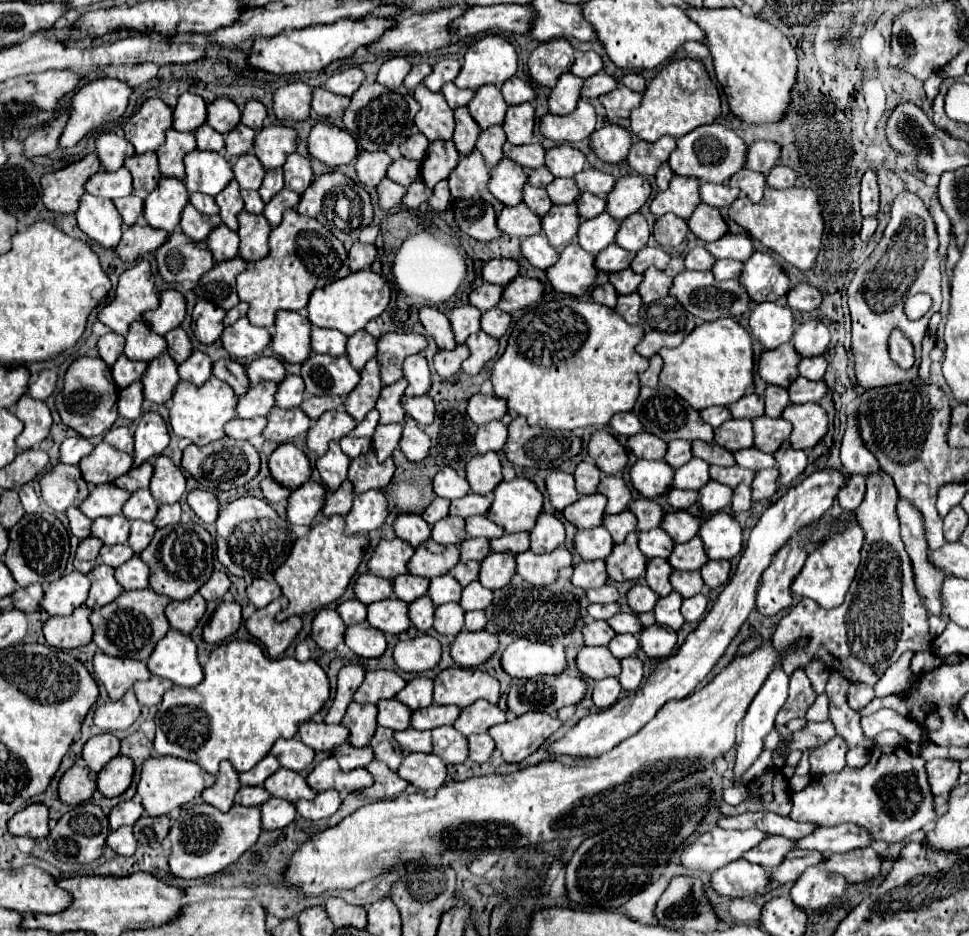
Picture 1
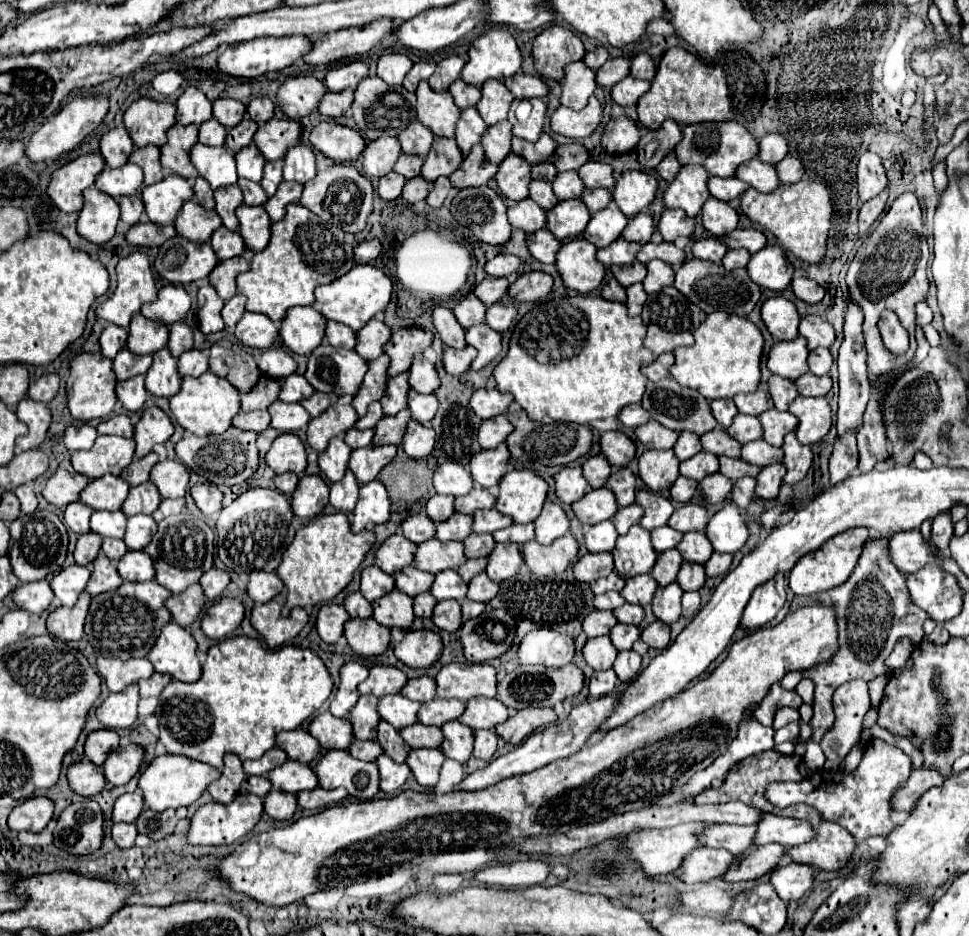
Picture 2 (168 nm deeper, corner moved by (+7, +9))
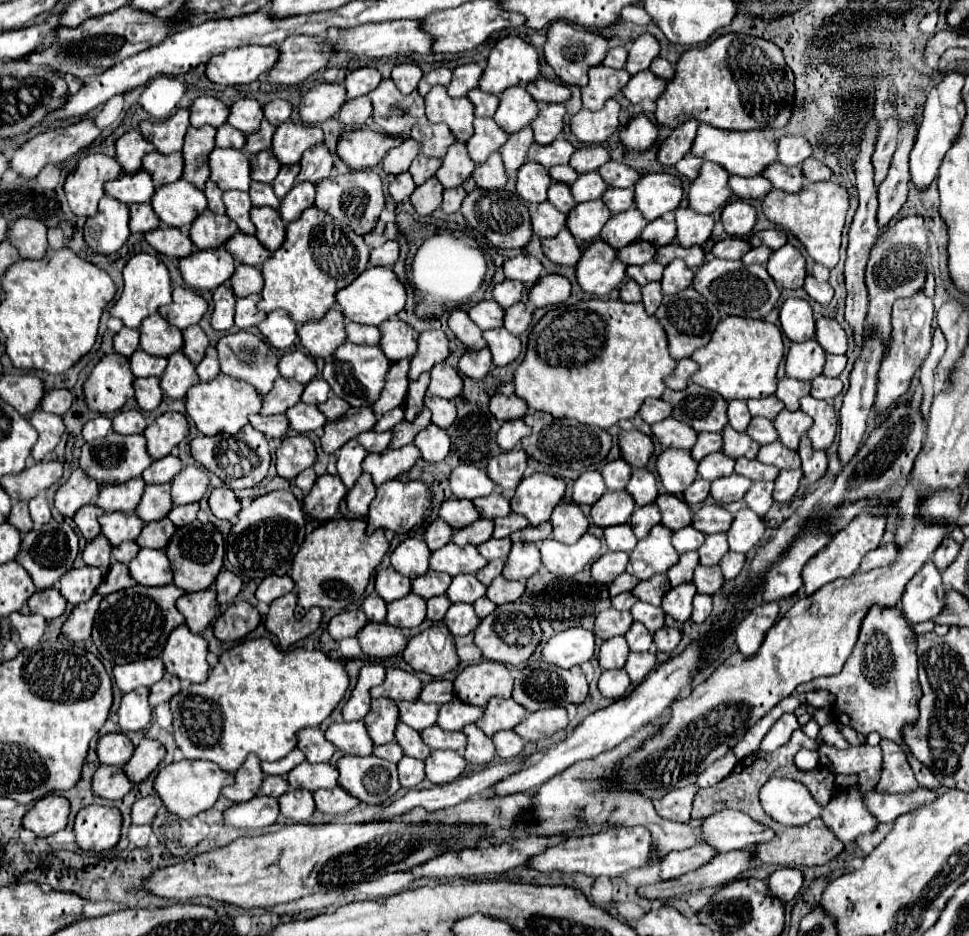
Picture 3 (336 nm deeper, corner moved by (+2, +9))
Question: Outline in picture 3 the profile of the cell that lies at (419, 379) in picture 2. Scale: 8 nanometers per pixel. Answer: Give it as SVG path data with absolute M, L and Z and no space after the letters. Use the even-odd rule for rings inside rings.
M446 363L434 365L428 395L436 395L436 397L444 397L444 399L456 399L462 395L462 387L464 387L464 381L454 367L450 367Z

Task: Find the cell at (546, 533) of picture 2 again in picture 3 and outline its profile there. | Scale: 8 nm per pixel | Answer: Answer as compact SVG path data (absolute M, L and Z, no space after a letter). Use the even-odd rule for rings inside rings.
M560 503L552 513L552 525L552 537L566 545L578 543L578 539L588 531L588 519L574 503Z

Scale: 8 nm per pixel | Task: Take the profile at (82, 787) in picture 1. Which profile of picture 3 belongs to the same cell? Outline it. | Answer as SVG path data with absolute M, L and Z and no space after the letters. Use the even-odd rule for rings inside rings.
M102 765L92 779L92 787L94 787L94 795L104 797L104 799L122 799L130 793L132 783L126 777L122 767L110 767L110 765Z

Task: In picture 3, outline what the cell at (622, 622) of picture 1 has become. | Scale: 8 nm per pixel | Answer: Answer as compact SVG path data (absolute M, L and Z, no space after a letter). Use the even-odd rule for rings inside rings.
M638 601L632 607L632 615L634 615L634 621L644 623L650 633L662 629L664 627L664 619L666 619L666 613L664 613L662 607L654 607L654 605L642 603L642 601Z

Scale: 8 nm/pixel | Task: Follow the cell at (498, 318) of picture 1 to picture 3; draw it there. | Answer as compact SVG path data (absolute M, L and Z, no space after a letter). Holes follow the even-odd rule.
M520 301L520 303L516 303L514 307L508 307L508 309L506 309L504 327L506 327L512 335L520 337L520 335L530 327L534 309L536 309L536 307L534 307L530 301Z

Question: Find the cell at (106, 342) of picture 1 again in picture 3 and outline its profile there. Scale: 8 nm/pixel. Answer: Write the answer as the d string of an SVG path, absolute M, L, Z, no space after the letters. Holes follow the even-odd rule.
M122 327L122 331L114 335L114 349L116 349L116 353L120 353L124 357L130 357L138 349L138 343L140 343L138 329Z

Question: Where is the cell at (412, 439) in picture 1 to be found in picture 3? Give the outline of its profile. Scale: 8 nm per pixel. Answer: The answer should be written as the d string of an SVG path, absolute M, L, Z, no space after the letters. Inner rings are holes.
M430 425L426 431L420 431L414 445L422 451L422 457L430 463L444 461L446 455L450 453L450 437L444 429Z

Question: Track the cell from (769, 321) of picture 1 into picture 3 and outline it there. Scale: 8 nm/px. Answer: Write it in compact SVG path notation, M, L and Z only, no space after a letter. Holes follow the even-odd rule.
M786 299L780 309L780 323L790 341L808 341L816 333L812 307L804 299Z

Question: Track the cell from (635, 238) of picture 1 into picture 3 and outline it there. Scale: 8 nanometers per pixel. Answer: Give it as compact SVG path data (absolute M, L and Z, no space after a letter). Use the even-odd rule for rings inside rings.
M656 219L656 221L650 221L646 225L646 231L642 231L640 235L642 241L650 241L654 243L656 247L660 245L668 245L676 239L676 223L674 221L666 221L666 219Z

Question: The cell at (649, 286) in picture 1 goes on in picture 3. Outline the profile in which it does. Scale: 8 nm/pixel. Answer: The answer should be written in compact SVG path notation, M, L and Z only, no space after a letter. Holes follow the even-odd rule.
M674 259L666 269L664 269L664 277L660 281L662 285L662 291L672 295L672 293L678 293L678 291L684 291L686 287L692 285L692 279L694 279L694 271L680 259Z

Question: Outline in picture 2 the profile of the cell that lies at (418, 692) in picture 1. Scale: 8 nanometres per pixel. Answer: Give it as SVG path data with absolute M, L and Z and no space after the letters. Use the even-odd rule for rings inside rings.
M421 675L421 677L413 677L409 679L403 689L401 689L401 695L411 699L411 701L419 701L419 703L425 703L425 701L431 701L435 697L435 679L431 679L429 675Z

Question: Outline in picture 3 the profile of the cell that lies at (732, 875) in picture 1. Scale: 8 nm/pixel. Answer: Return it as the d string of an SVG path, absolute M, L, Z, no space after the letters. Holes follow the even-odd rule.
M702 843L682 851L670 851L666 857L660 859L660 879L674 879L678 875L684 875L686 871L692 871L694 867L708 863L714 855L716 851Z

